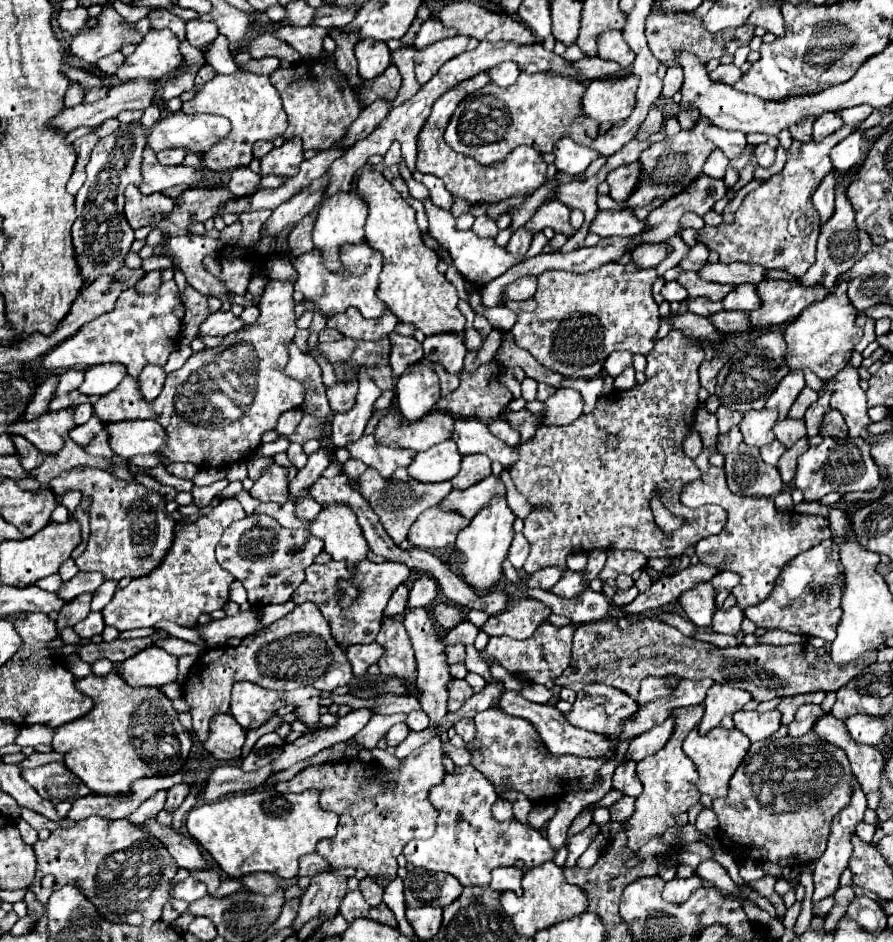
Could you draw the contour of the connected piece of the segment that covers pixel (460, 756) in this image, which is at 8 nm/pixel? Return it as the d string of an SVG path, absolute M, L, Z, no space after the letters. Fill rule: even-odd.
M450 742L446 746L446 754L452 758L452 762L456 766L464 766L464 764L470 764L470 756L468 756L468 750L466 748L454 748Z

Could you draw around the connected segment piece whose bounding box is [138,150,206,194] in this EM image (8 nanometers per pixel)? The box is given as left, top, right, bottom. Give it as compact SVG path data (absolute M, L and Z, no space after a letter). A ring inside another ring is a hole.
M144 150L144 160L142 160L142 182L140 182L140 192L142 194L152 194L152 192L162 192L164 188L176 186L176 184L186 184L190 188L204 186L204 170L196 170L190 166L162 166L156 160L154 152Z

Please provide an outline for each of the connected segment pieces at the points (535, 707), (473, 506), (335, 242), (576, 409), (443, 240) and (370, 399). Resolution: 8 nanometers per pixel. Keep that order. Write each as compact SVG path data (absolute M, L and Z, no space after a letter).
M506 690L500 696L500 708L504 712L508 712L510 716L518 716L518 718L530 720L536 726L536 730L540 732L542 742L546 744L546 748L552 754L576 754L576 756L602 756L602 754L608 754L610 756L610 754L614 754L612 740L608 740L608 738L604 738L600 734L582 730L582 728L574 728L572 724L568 724L568 720L564 718L564 714L556 706L528 702L528 700L522 698L522 694L518 690Z
M490 474L486 480L478 482L472 488L452 490L440 506L456 508L456 512L460 512L462 516L468 516L472 520L492 498L504 498L504 496L506 496L504 482L500 480L500 476Z
M340 194L340 196L332 196L328 200L322 202L320 210L318 210L318 218L312 230L312 242L314 246L320 250L322 254L322 264L330 270L330 272L342 272L342 246L346 244L362 244L364 242L364 224L366 224L366 216L368 216L368 206L364 204L364 200L354 194Z
M560 390L546 402L528 402L526 410L542 416L540 422L546 426L572 424L582 414L582 396L576 390Z
M430 200L424 202L424 208L426 208L428 222L430 222L428 230L432 232L432 238L436 238L436 240L452 254L454 266L460 270L460 274L462 274L474 288L484 288L484 286L486 286L488 282L492 282L496 276L504 274L504 272L506 272L508 268L512 268L514 264L518 264L518 262L526 260L526 258L532 258L532 256L540 254L540 252L550 244L548 238L546 238L542 232L538 232L538 234L536 234L536 240L532 240L526 256L514 256L514 254L510 254L506 248L498 246L494 238L480 238L480 236L474 234L472 230L458 230L458 228L456 228L456 218L452 216L450 210L436 208L434 204L430 204Z
M366 366L360 368L358 382L360 382L360 390L354 406L348 412L336 414L332 420L332 442L336 444L336 448L342 448L350 438L356 440L356 436L362 436L364 426L374 412L374 402L382 394L374 378L368 374Z

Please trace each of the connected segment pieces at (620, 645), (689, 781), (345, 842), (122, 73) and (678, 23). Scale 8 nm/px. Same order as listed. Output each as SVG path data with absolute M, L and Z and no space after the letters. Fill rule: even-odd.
M590 622L580 624L574 632L572 660L566 672L556 678L556 686L566 686L574 692L586 684L598 682L628 692L634 700L638 696L640 682L648 676L678 676L678 678L714 678L718 684L730 684L740 690L748 690L754 700L764 702L776 696L796 696L806 692L838 692L848 684L862 668L876 662L876 652L860 656L852 664L838 666L828 656L826 648L814 648L810 644L754 644L736 648L718 648L708 642L700 642L680 634L666 624L634 622L628 632L620 632L614 622Z
M688 706L688 708L674 708L672 710L672 720L674 720L674 732L670 740L654 754L646 756L644 760L638 762L638 776L644 784L644 792L636 798L636 810L634 816L630 816L628 822L628 848L630 850L640 850L652 836L660 836L666 828L670 826L684 826L688 822L688 808L700 800L700 792L696 788L698 780L698 770L694 762L684 754L682 742L688 736L688 732L702 720L704 716L704 706Z
M434 736L430 742L420 746L410 758L404 758L400 770L392 770L388 776L378 772L378 764L372 760L368 764L360 762L358 758L344 758L340 762L324 762L324 764L314 764L302 772L298 772L290 782L278 782L276 790L286 794L286 792L304 792L304 790L318 790L320 792L320 808L328 812L336 812L340 822L338 822L338 832L334 838L326 838L318 842L316 852L330 862L332 868L362 868L366 874L376 880L378 884L388 886L396 878L398 862L396 858L402 854L402 848L414 840L414 838L430 838L434 834L436 826L436 810L432 810L432 804L428 800L428 792L432 786L436 786L442 776L444 776L444 766L442 766L442 740L440 736ZM384 782L396 782L398 786L394 790L384 790Z
M150 30L136 46L136 52L130 54L128 60L118 68L118 80L128 82L144 78L156 82L166 74L178 70L182 64L178 44L180 42L170 30Z
M656 8L646 18L648 46L660 62L676 60L682 52L688 52L688 54L694 54L702 64L706 64L710 58L722 58L724 54L734 54L740 46L748 44L752 40L752 36L754 36L754 26L752 24L744 24L744 26L738 26L738 28L724 28L720 32L710 34L704 28L702 18L696 16L694 12L682 12L682 10L664 12L664 10Z

